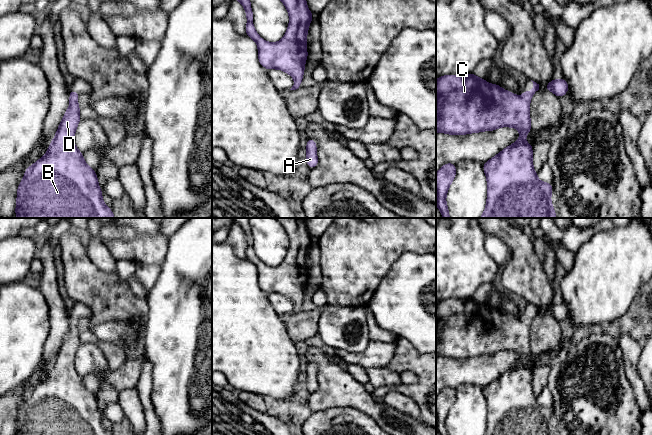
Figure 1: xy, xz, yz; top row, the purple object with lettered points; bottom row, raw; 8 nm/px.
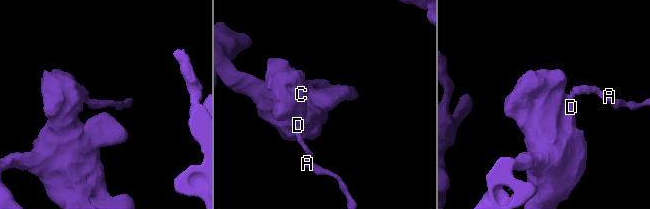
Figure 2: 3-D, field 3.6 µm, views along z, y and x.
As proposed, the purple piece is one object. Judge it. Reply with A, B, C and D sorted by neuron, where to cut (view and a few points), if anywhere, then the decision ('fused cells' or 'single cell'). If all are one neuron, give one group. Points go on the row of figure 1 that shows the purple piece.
A B C D | no cut | single cell

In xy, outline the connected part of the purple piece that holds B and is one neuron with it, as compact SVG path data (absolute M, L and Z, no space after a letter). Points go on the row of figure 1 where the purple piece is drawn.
M69 91L69 107L46 154L26 168L17 189L16 218L114 218L103 202L96 171L85 163L83 153L75 146L74 136L81 121L79 94Z

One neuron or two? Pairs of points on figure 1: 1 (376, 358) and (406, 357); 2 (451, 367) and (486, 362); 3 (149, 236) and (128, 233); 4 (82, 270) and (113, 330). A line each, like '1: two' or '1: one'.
1: two
2: one
3: two
4: two

